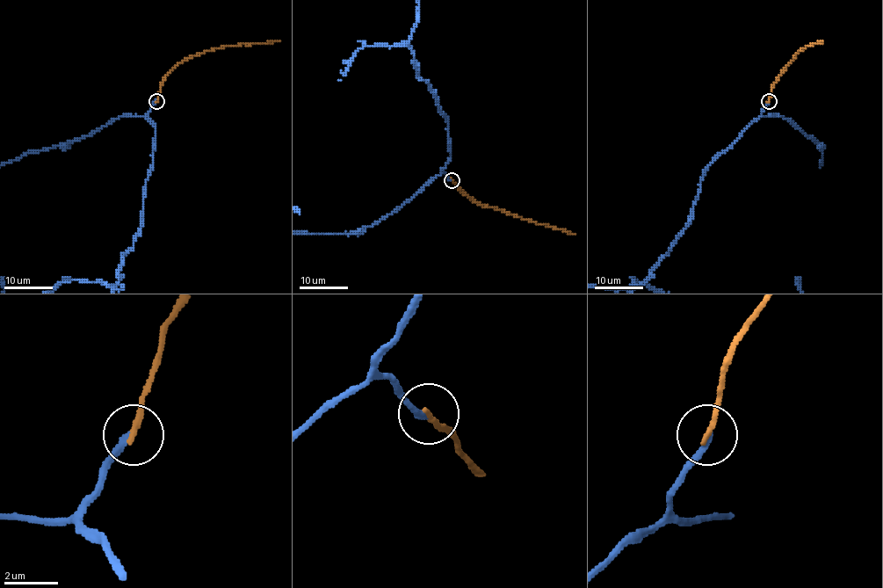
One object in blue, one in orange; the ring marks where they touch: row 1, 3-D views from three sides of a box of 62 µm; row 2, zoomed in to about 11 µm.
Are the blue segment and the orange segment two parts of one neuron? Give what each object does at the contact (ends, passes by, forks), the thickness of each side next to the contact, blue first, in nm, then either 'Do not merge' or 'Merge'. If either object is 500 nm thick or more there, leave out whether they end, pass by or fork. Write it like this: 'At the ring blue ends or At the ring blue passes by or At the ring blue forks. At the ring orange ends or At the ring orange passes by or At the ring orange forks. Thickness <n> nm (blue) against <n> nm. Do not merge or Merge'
At the ring blue ends. At the ring orange ends. Thickness 240 nm (blue) against 220 nm. Do not merge

